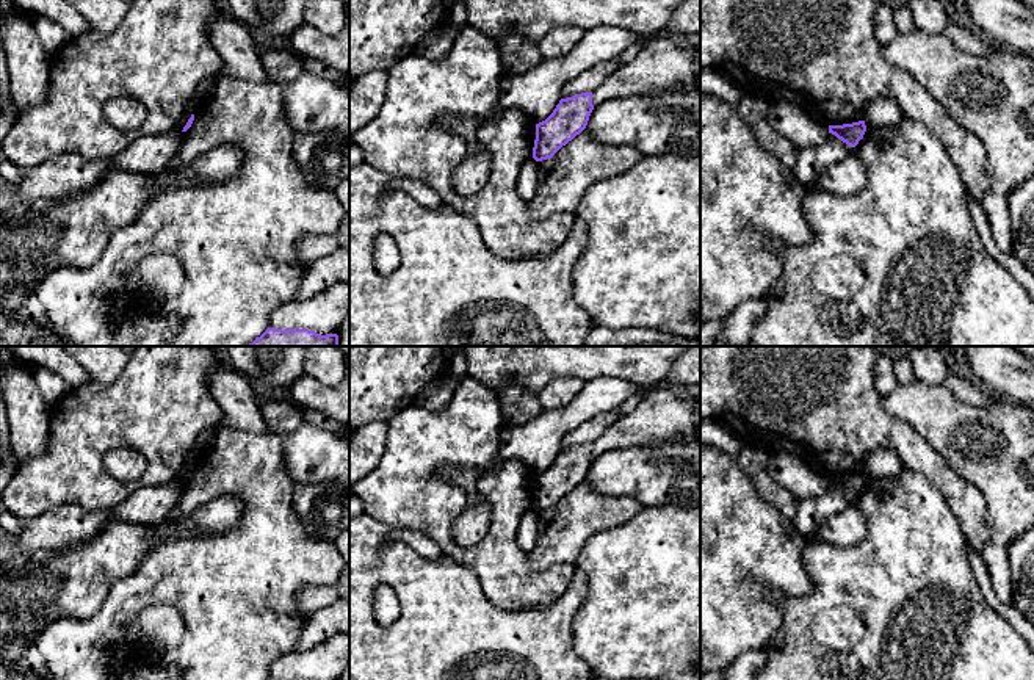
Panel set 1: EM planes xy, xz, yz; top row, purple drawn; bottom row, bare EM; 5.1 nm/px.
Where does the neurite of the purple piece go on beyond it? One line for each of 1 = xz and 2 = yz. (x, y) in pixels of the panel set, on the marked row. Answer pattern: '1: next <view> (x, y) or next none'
1: next none
2: next none

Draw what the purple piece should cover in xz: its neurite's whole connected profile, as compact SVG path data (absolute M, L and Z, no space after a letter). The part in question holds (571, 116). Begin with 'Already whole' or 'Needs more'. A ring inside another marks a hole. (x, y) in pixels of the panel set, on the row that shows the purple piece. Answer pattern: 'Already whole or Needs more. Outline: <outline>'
Already whole. Outline: M592 92L561 99L553 113L536 124L533 158L536 161L551 158L586 128L592 110Z

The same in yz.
Already whole. Outline: M865 121L829 125L829 133L835 135L838 139L846 143L849 147L855 147L866 132Z

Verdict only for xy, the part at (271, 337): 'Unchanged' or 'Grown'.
Unchanged

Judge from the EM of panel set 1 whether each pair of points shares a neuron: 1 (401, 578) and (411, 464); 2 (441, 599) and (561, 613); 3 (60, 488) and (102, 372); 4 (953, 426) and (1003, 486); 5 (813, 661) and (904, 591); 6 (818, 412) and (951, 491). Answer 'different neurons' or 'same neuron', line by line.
1: different neurons
2: same neuron
3: different neurons
4: same neuron
5: same neuron
6: same neuron

